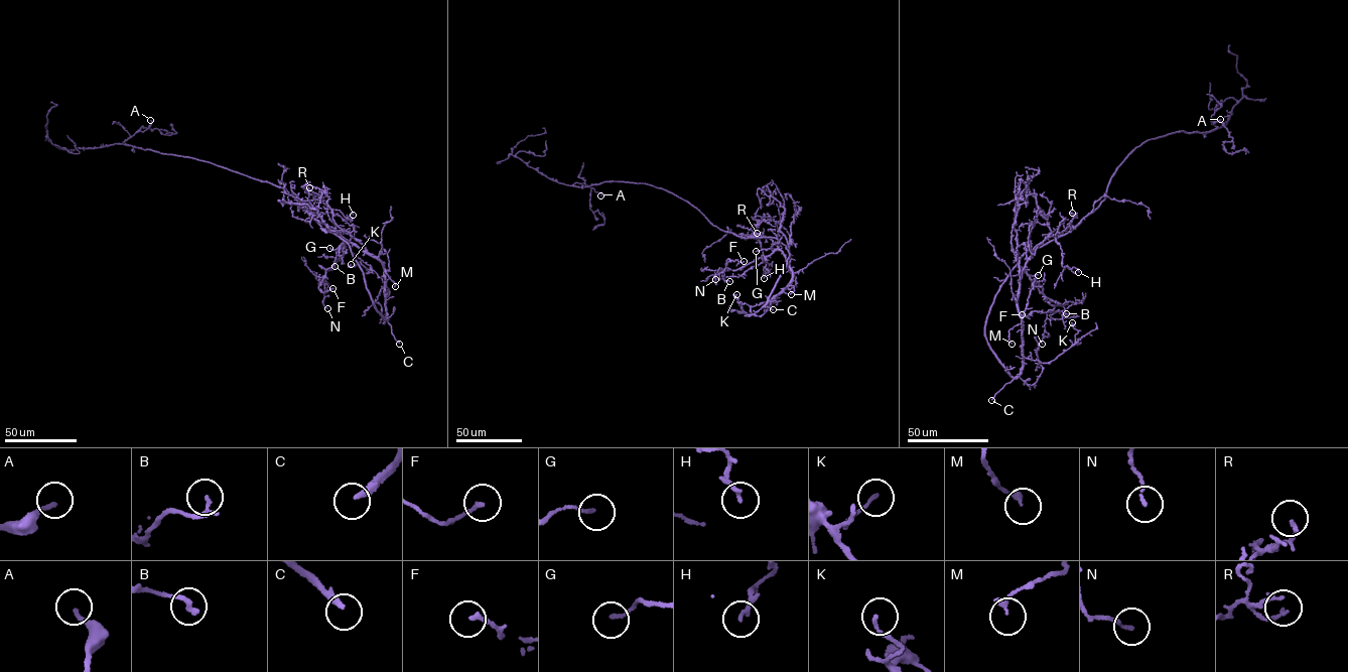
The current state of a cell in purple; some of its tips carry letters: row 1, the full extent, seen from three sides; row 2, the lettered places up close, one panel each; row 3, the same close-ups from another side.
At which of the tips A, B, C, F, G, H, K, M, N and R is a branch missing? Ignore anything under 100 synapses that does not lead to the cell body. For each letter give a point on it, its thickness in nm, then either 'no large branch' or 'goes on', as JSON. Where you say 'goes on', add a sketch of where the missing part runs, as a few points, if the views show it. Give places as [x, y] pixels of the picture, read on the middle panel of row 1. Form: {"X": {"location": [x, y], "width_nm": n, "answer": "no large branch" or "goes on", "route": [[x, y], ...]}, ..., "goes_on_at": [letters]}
{"A": {"location": [600, 195], "width_nm": 180, "answer": "no large branch"}, "B": {"location": [729, 281], "width_nm": 190, "answer": "no large branch"}, "C": {"location": [773, 309], "width_nm": 260, "answer": "goes on"}, "F": {"location": [744, 261], "width_nm": 160, "answer": "no large branch"}, "G": {"location": [756, 251], "width_nm": 140, "answer": "no large branch"}, "H": {"location": [764, 278], "width_nm": 170, "answer": "no large branch"}, "K": {"location": [736, 294], "width_nm": 120, "answer": "no large branch"}, "M": {"location": [791, 294], "width_nm": 220, "answer": "no large branch"}, "N": {"location": [715, 279], "width_nm": 130, "answer": "no large branch"}, "R": {"location": [757, 233], "width_nm": 130, "answer": "no large branch"}, "goes_on_at": ["C"]}

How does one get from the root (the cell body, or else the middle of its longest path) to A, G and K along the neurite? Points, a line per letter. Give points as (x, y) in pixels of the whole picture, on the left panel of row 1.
A: (256, 179), (194, 158), (123, 143), (139, 130), (148, 128), (150, 120)
G: (256, 179), (286, 189), (303, 208), (310, 207), (310, 216), (339, 232), (345, 241), (336, 249), (329, 248)
K: (256, 179), (286, 189), (303, 208), (310, 207), (310, 216), (379, 260), (388, 296), (374, 270), (351, 264)

